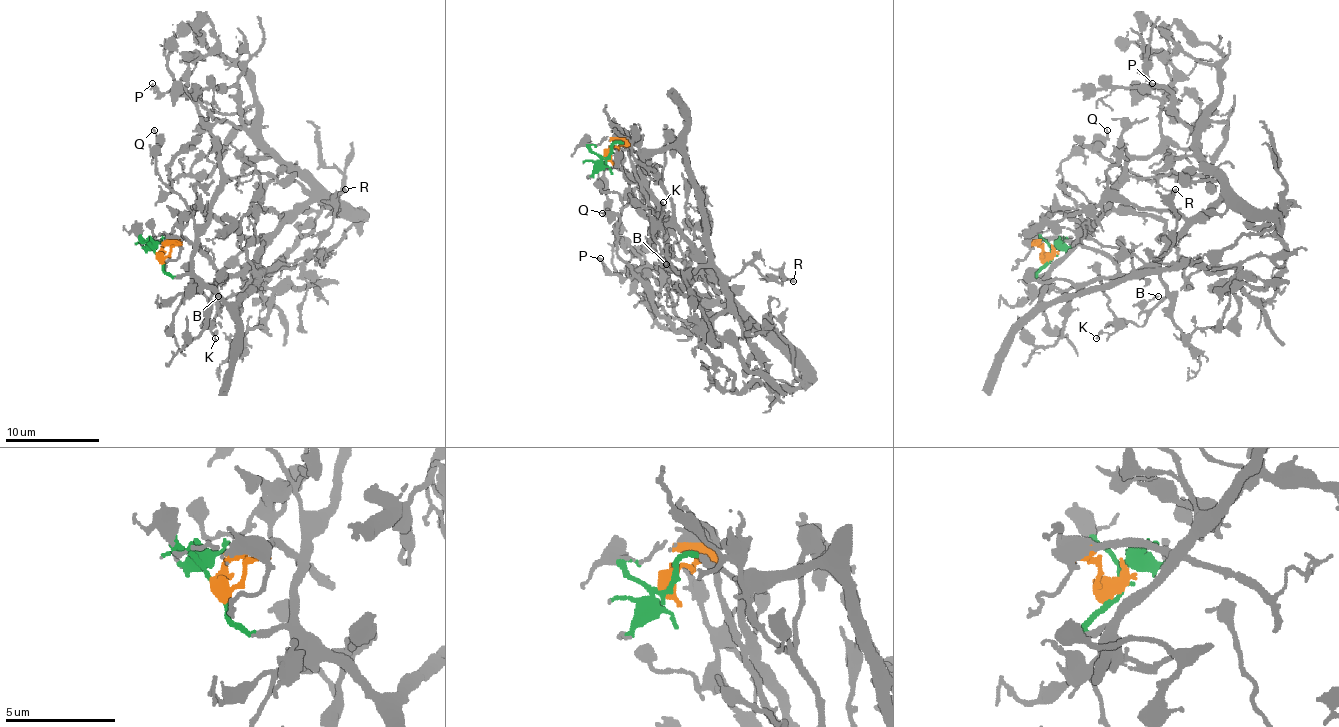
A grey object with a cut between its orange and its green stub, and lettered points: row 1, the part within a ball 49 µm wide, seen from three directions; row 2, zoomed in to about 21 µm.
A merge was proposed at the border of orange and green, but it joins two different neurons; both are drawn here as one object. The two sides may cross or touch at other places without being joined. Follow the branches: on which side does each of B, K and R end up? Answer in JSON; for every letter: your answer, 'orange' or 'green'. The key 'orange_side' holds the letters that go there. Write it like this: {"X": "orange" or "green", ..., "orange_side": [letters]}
{"B": "green", "K": "green", "R": "green", "orange_side": []}

